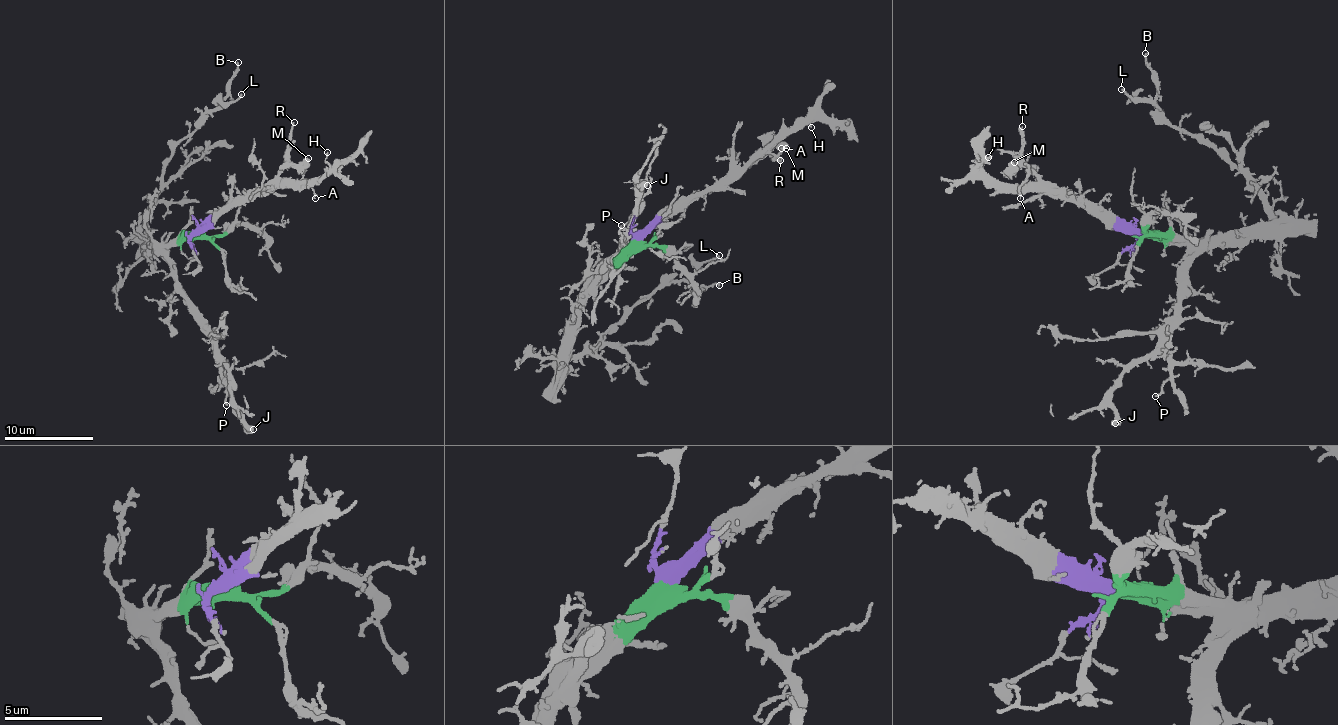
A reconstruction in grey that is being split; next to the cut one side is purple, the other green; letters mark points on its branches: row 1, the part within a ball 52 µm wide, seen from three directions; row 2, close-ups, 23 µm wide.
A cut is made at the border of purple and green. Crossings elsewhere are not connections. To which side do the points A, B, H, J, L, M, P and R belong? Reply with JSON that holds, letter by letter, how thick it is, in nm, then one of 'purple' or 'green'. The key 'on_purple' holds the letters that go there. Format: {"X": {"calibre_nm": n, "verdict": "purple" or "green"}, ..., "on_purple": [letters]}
{"A": {"calibre_nm": 150, "verdict": "purple"}, "B": {"calibre_nm": 170, "verdict": "green"}, "H": {"calibre_nm": 130, "verdict": "purple"}, "J": {"calibre_nm": 440, "verdict": "green"}, "L": {"calibre_nm": 160, "verdict": "green"}, "M": {"calibre_nm": 550, "verdict": "purple"}, "P": {"calibre_nm": 120, "verdict": "green"}, "R": {"calibre_nm": 170, "verdict": "purple"}, "on_purple": ["A", "H", "M", "R"]}

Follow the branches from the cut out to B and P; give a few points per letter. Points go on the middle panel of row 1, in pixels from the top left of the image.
B: (638, 242), (586, 299), (564, 361), (593, 346), (606, 329), (668, 284), (703, 290), (720, 284)
P: (638, 242), (599, 277), (596, 274), (596, 269), (610, 264), (620, 249), (621, 225)

